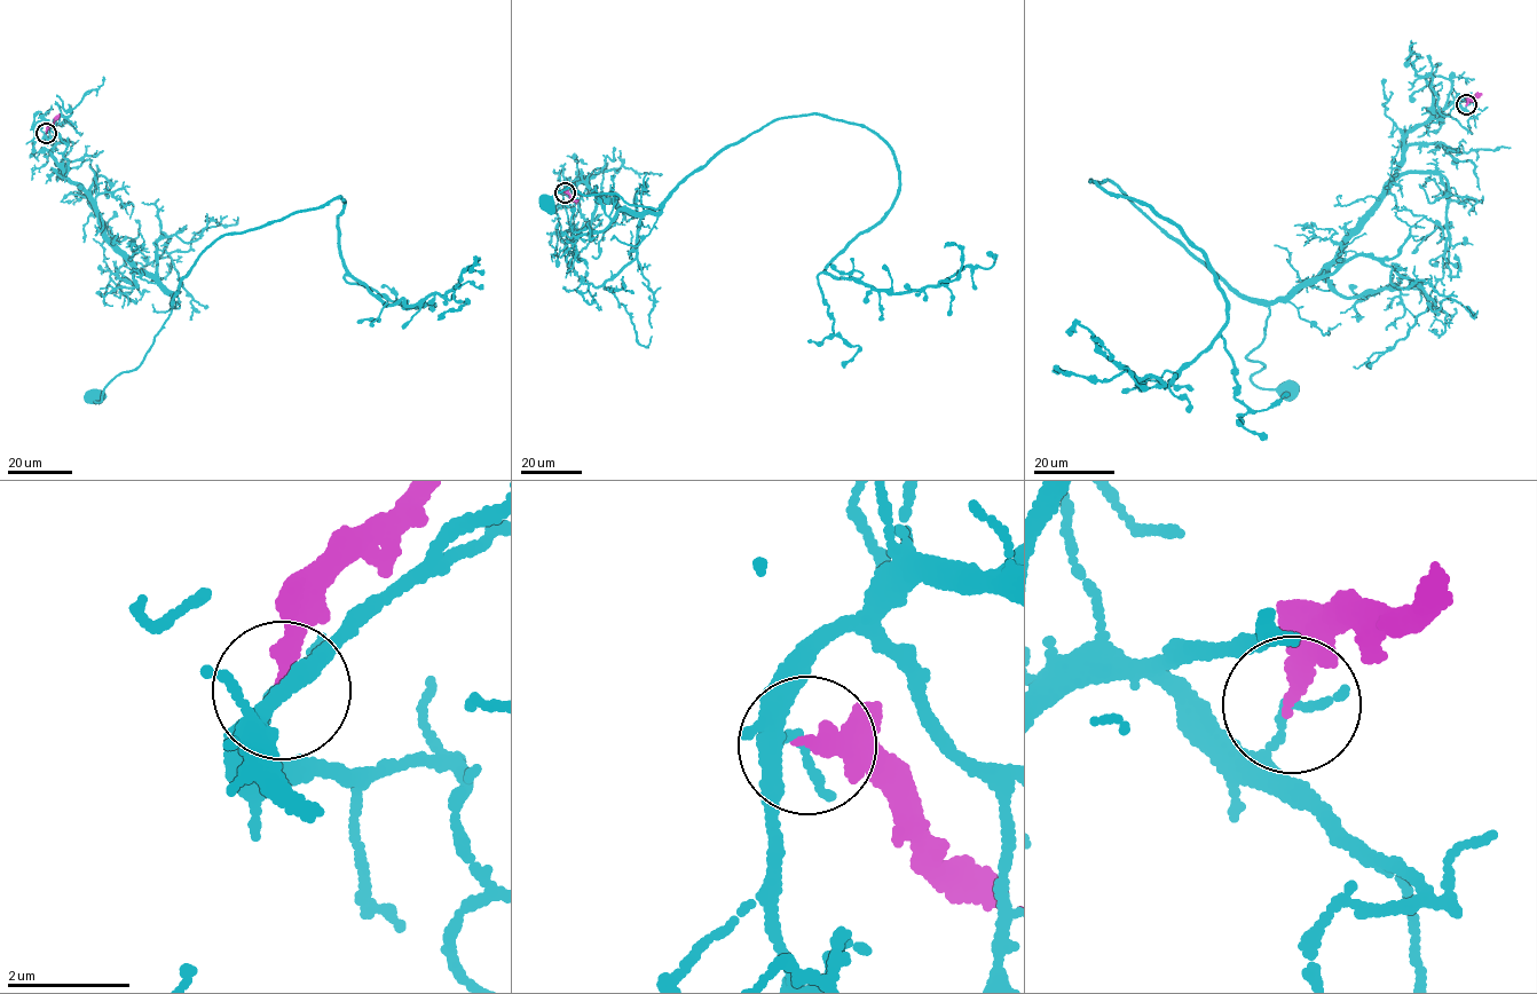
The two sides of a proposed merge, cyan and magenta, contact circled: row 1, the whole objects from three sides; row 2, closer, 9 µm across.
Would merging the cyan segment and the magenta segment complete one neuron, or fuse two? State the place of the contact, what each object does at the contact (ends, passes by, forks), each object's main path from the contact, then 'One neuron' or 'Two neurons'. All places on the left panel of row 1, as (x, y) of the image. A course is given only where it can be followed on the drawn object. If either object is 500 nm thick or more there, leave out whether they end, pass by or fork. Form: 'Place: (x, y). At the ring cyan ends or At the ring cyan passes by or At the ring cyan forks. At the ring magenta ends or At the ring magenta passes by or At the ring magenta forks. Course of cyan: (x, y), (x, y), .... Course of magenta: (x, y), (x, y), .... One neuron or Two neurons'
Place: (46, 133). At the ring cyan ends. At the ring magenta ends. Course of cyan: (46, 133), (108, 239), (171, 291), (171, 313), (142, 363), (116, 376), (101, 401), (94, 396). Course of magenta: (46, 133), (60, 113). Two neurons

